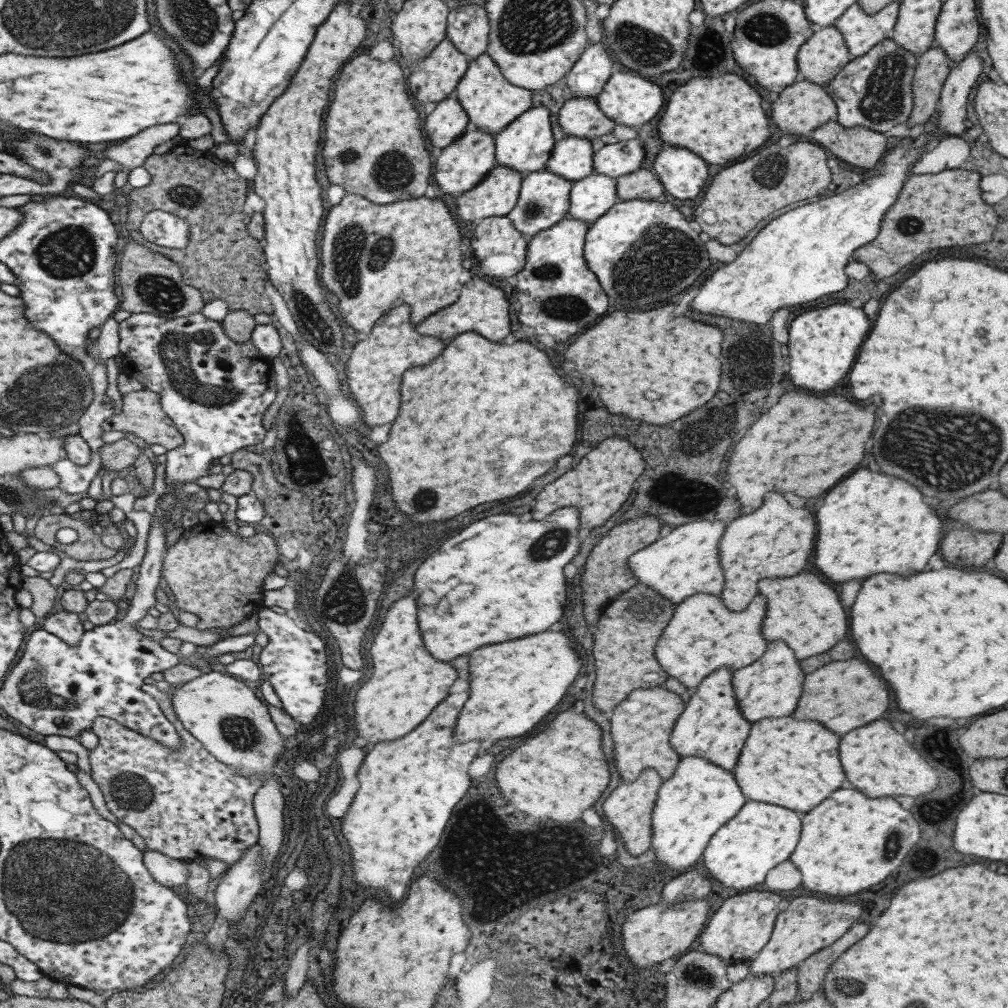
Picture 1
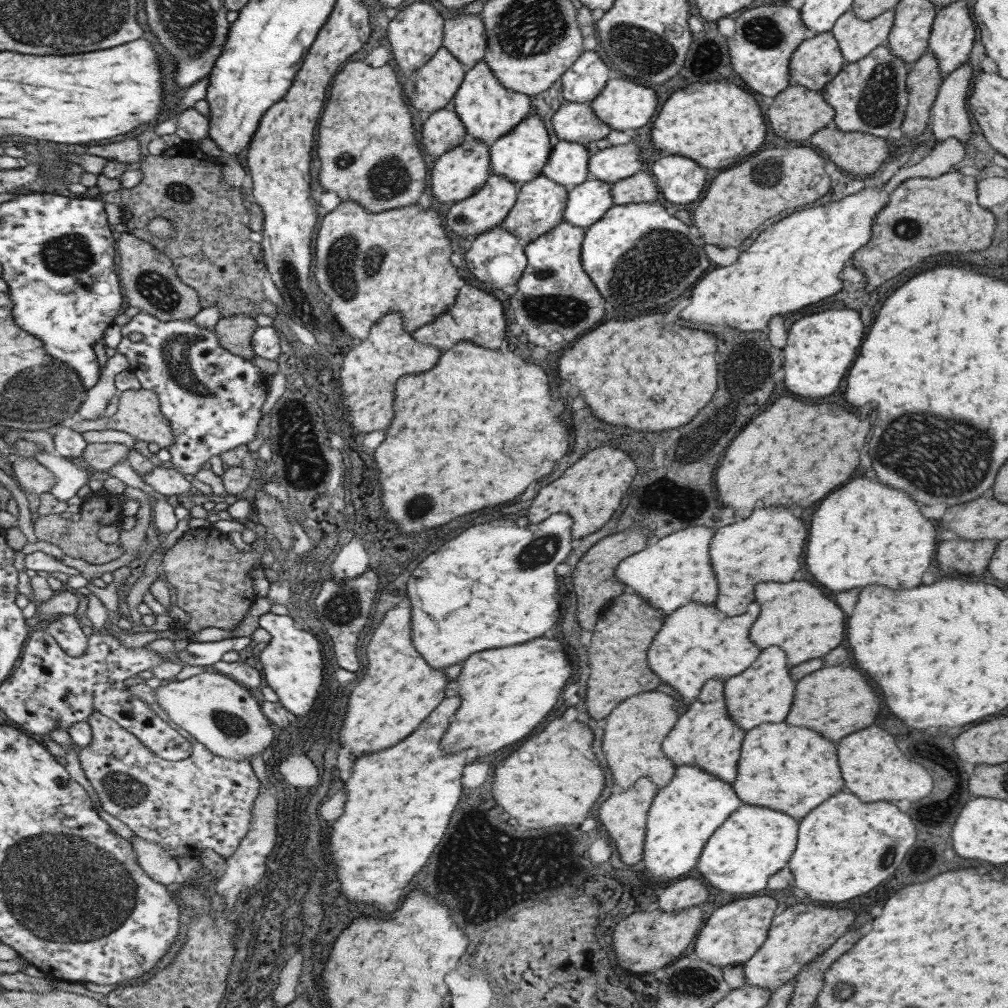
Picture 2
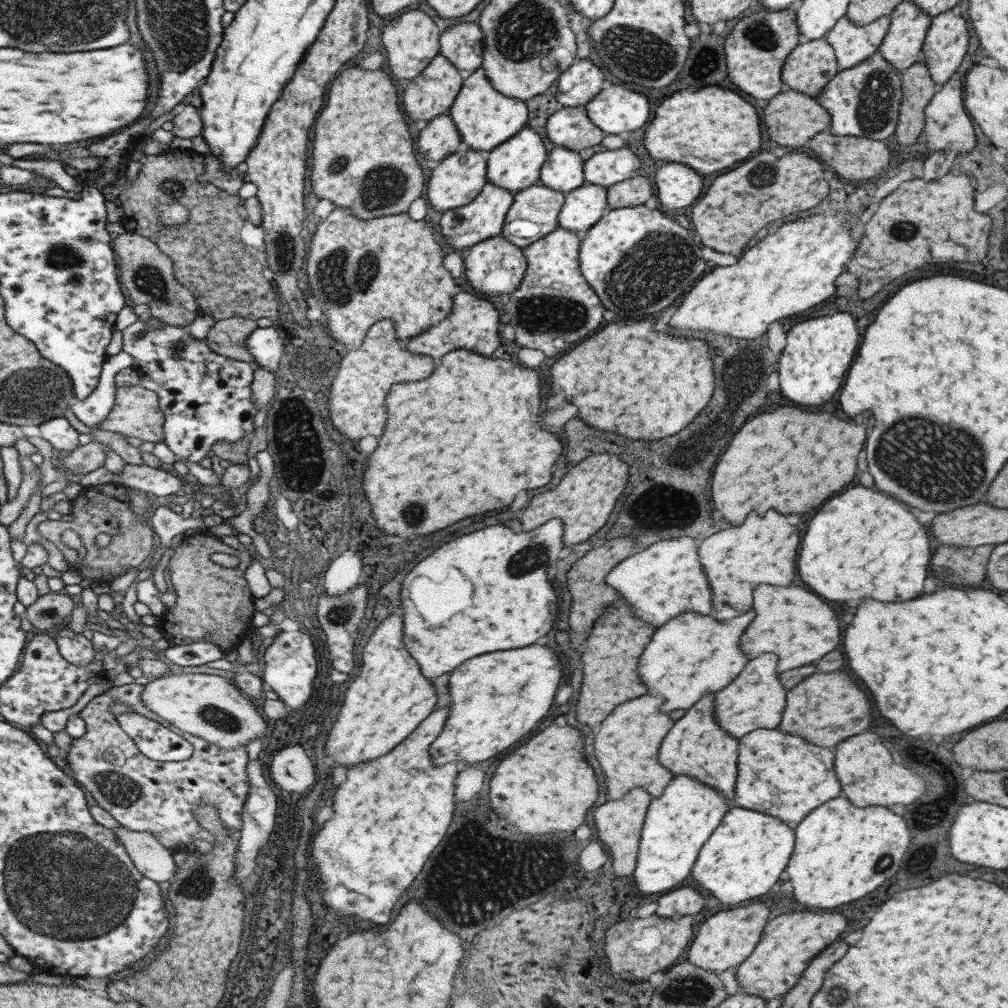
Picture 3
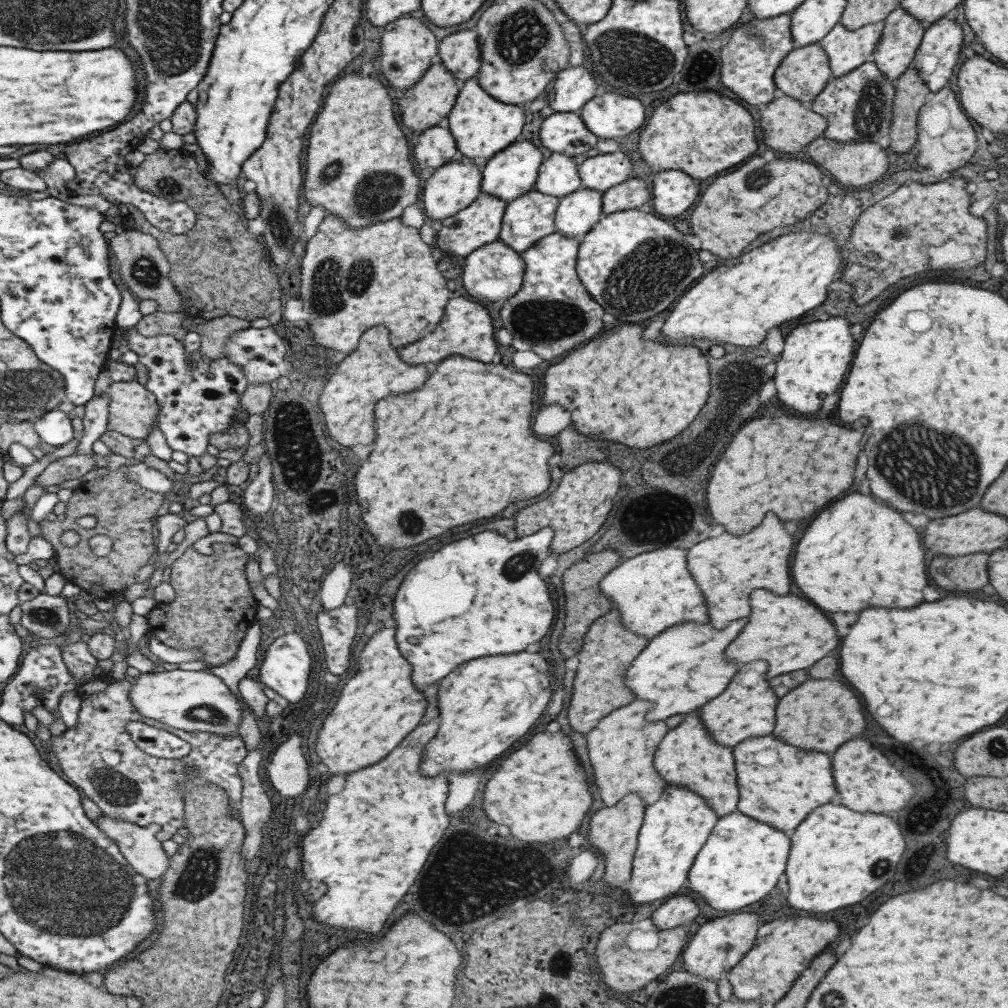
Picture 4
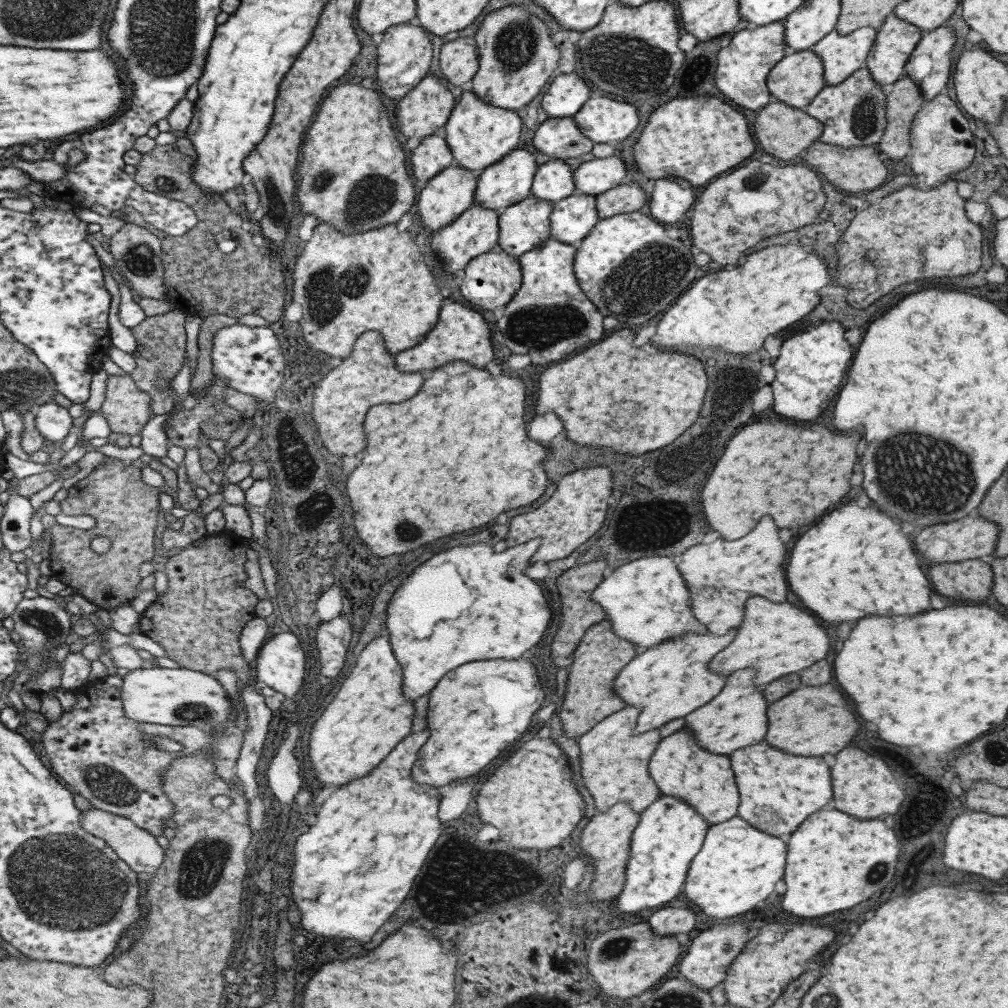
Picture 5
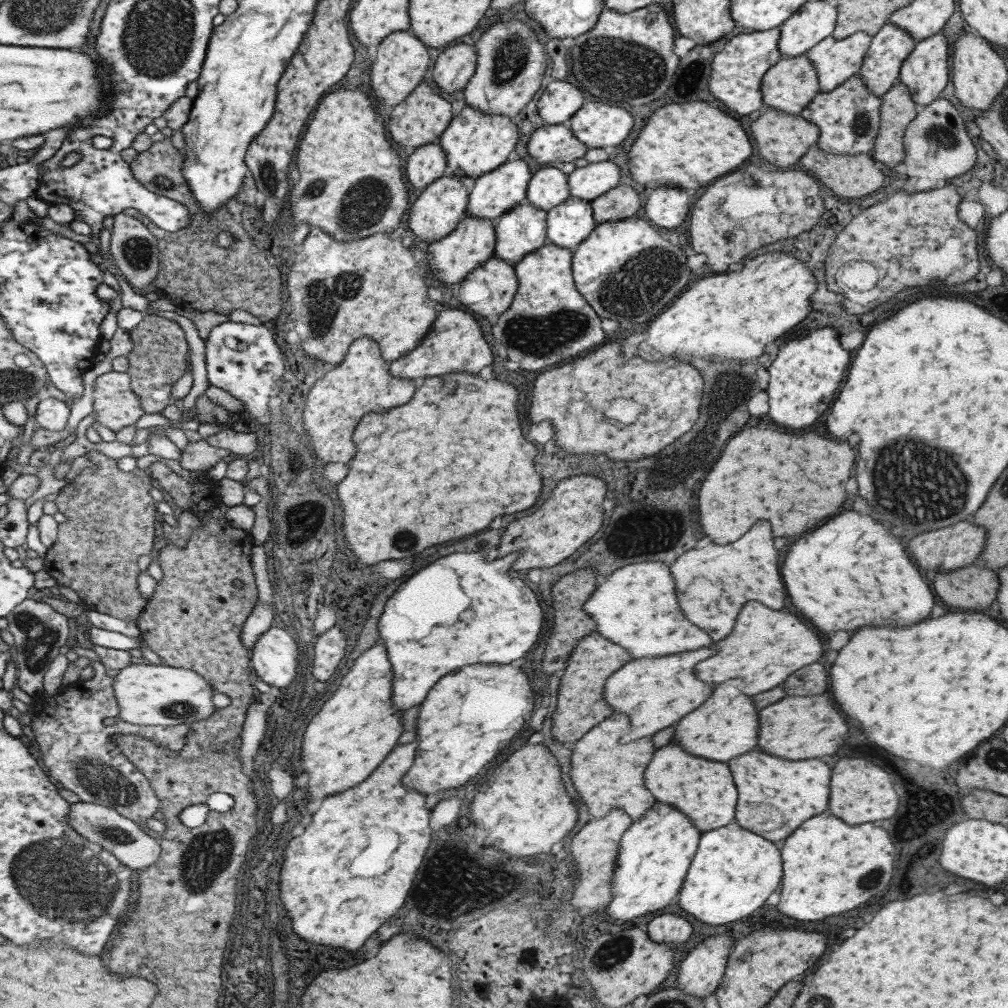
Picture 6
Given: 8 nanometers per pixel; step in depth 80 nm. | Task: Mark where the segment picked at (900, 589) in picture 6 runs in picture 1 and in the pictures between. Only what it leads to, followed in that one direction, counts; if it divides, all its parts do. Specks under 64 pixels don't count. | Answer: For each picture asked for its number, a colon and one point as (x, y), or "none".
1: (868, 523)
2: (864, 533)
3: (863, 544)
4: (855, 554)
5: (854, 562)

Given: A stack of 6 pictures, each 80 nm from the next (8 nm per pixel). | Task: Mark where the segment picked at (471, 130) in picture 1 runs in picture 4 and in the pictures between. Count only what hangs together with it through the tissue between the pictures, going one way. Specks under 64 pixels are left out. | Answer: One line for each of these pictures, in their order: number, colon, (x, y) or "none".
2: (456, 174)
3: (454, 181)
4: (456, 184)

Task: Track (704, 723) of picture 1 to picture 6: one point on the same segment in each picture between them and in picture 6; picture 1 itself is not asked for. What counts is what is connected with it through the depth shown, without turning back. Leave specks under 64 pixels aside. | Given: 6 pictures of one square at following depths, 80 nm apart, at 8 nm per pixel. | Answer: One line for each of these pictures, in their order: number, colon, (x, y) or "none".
2: (704, 736)
3: (695, 746)
4: (686, 756)
5: (679, 767)
6: (702, 789)

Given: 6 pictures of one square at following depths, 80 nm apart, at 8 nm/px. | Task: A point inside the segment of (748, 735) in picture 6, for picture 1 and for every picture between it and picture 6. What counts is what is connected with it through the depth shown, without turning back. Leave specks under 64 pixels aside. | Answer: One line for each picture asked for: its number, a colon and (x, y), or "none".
1: (770, 686)
2: (763, 692)
3: (755, 698)
4: (746, 708)
5: (735, 717)

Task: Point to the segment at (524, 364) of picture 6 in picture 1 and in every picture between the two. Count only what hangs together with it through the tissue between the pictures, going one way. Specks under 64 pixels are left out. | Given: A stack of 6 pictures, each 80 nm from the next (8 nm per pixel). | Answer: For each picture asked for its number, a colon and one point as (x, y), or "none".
1: (558, 295)
2: (553, 294)
3: (553, 300)
4: (551, 307)
5: (549, 305)

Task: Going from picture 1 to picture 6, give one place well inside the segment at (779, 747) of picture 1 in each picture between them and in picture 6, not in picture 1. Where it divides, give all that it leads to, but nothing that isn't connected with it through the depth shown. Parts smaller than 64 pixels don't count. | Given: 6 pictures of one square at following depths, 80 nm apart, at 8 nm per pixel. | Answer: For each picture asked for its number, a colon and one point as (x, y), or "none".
2: (787, 768)
3: (803, 779)
4: (777, 784)
5: (777, 790)
6: (774, 796)

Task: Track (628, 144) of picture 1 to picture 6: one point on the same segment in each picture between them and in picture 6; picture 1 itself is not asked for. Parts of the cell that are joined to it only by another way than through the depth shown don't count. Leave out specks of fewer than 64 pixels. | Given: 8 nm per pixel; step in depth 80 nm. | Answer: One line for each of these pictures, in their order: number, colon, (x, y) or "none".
2: (611, 164)
3: (606, 168)
4: (600, 172)
5: (593, 177)
6: (588, 182)

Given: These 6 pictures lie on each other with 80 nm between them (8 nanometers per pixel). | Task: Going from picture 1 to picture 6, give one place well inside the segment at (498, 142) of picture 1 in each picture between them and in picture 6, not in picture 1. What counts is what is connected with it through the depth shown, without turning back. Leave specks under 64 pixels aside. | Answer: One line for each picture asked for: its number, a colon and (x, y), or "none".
2: (519, 156)
3: (513, 165)
4: (511, 172)
5: (509, 180)
6: (490, 195)

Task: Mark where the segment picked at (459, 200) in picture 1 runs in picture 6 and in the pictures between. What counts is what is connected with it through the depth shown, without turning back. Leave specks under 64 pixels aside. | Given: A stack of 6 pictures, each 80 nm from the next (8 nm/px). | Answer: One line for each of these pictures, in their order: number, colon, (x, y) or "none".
2: (486, 208)
3: (462, 227)
4: (462, 233)
5: (475, 231)
6: (471, 243)

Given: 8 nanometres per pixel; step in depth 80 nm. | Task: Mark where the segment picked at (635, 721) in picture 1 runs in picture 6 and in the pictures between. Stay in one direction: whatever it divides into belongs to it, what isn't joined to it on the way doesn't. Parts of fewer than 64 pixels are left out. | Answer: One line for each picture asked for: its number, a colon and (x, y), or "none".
2: (632, 738)
3: (626, 743)
4: (620, 748)
5: (614, 763)
6: (606, 773)

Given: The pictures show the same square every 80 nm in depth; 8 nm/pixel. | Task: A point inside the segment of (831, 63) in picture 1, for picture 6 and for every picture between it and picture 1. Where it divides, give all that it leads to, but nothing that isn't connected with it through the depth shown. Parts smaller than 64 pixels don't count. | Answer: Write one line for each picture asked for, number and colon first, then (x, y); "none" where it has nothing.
2: (817, 59)
3: (806, 69)
4: (802, 74)
5: (797, 77)
6: (789, 85)

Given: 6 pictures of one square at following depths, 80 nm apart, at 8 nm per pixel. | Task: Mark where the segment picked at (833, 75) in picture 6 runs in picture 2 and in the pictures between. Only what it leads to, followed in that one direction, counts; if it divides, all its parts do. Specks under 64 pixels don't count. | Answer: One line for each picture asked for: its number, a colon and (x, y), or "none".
2: (856, 38)
3: (851, 44)
4: (846, 49)
5: (840, 55)

